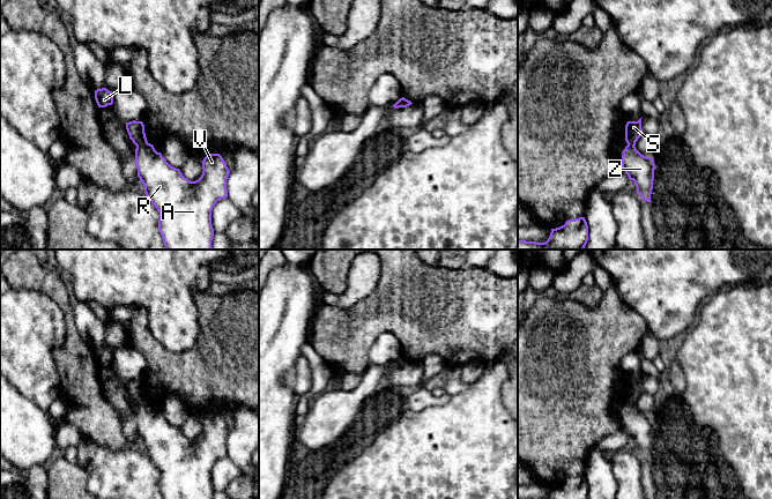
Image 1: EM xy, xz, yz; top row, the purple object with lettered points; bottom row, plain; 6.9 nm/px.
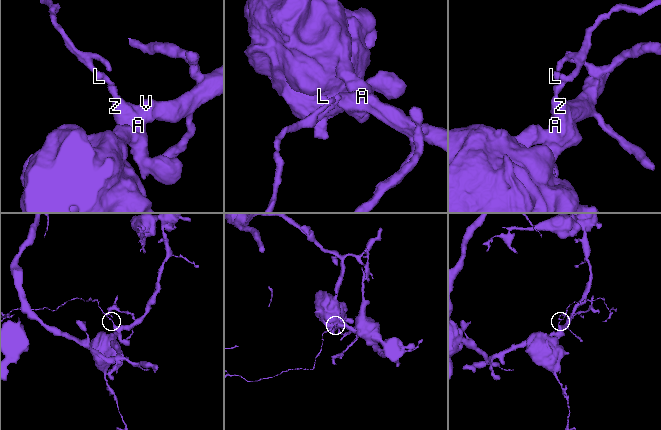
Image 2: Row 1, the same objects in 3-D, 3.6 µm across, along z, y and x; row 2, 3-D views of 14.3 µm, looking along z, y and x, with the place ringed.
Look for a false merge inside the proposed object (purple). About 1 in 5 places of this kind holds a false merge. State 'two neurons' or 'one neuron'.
two neurons

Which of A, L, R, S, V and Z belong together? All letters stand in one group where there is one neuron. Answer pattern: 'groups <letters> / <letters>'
groups A R V Z / L S

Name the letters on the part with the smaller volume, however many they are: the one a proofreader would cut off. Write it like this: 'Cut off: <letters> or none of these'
Cut off: L, S

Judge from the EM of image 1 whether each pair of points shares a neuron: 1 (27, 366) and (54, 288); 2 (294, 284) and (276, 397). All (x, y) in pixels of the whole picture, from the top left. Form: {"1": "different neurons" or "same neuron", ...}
{"1": "different neurons", "2": "same neuron"}

